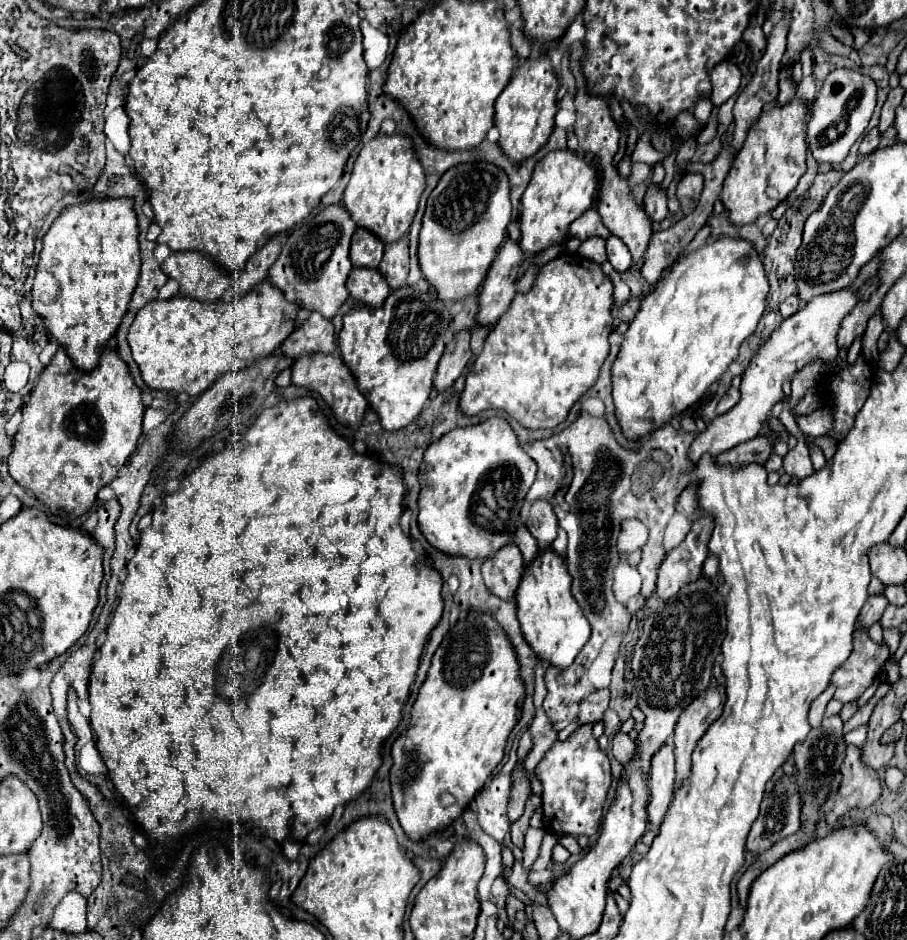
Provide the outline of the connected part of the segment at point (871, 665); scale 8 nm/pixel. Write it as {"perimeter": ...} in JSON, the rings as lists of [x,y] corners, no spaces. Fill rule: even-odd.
{"perimeter":[[[860,629],[854,633],[854,649],[850,657],[834,671],[832,683],[838,685],[834,699],[848,703],[860,697],[880,673],[880,667],[888,659],[890,651],[886,645],[878,645],[868,637],[868,631]]]}

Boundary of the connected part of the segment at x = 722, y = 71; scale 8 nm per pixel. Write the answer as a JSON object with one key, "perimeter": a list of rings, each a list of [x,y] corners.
{"perimeter":[[[724,61],[710,71],[710,81],[714,85],[712,103],[720,107],[728,97],[732,97],[740,89],[742,73],[736,65]]]}

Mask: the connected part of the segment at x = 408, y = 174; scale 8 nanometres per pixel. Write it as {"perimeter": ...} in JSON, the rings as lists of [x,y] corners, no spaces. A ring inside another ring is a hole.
{"perimeter":[[[380,133],[362,147],[354,163],[350,183],[344,191],[342,203],[358,227],[368,229],[382,243],[394,243],[408,233],[422,191],[424,171],[420,169],[420,161],[412,157],[412,145],[408,145],[404,137],[396,137],[396,133]]]}

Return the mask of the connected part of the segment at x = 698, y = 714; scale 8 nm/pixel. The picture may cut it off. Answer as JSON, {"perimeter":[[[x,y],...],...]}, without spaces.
{"perimeter":[[[708,685],[690,705],[684,709],[674,731],[674,753],[676,753],[676,779],[688,777],[692,761],[690,755],[696,741],[706,733],[706,729],[720,717],[726,701],[724,685]]]}

